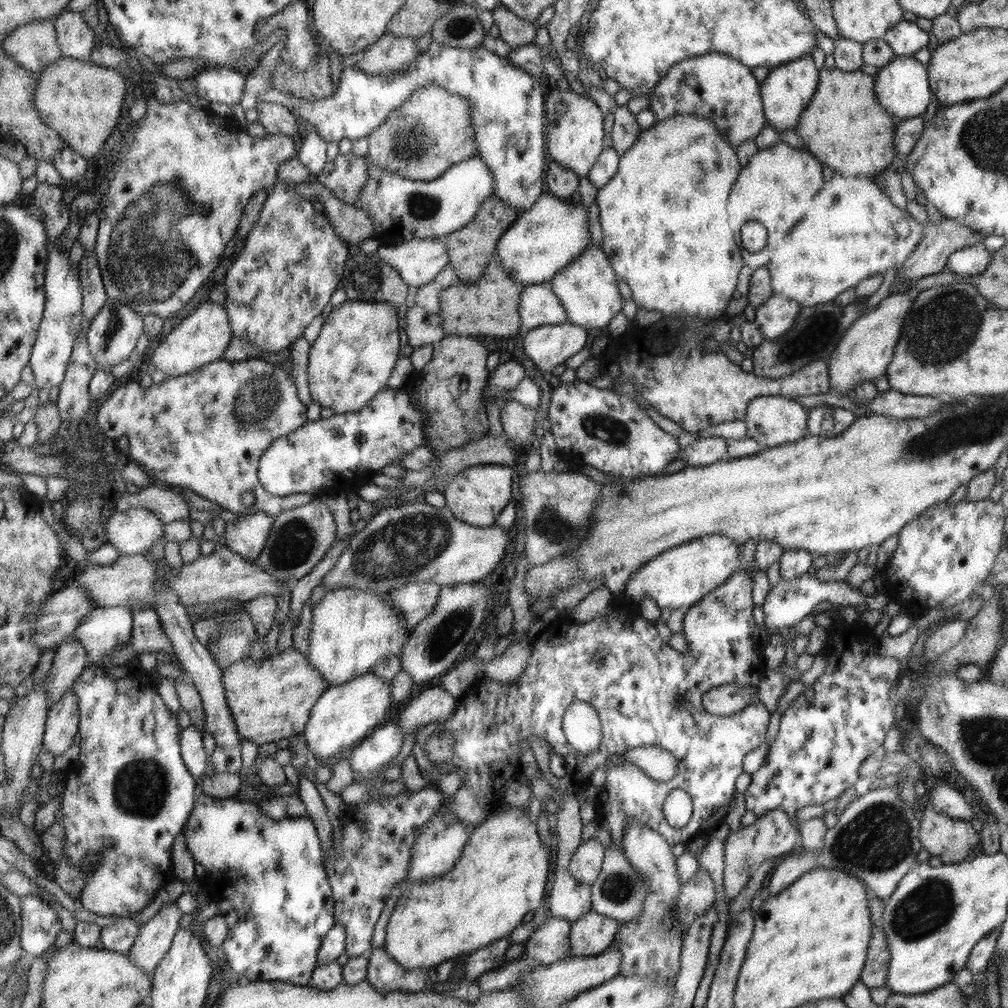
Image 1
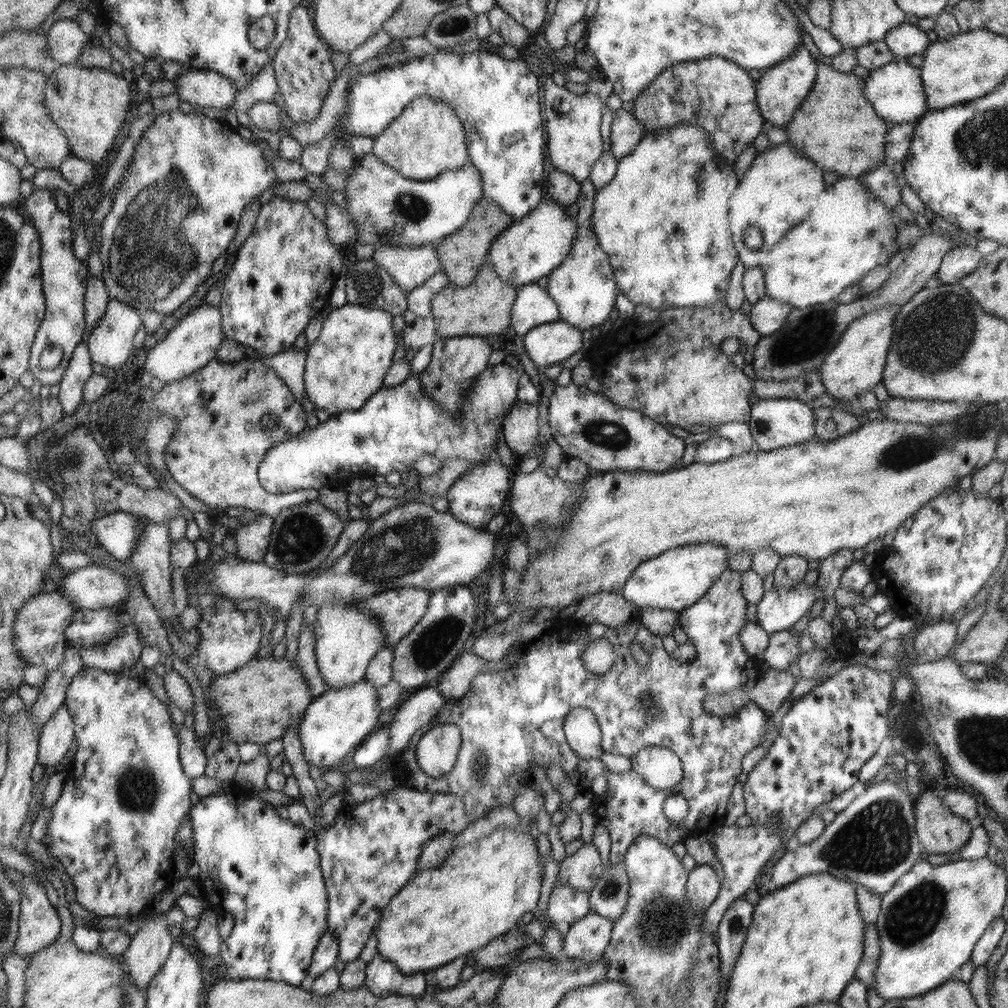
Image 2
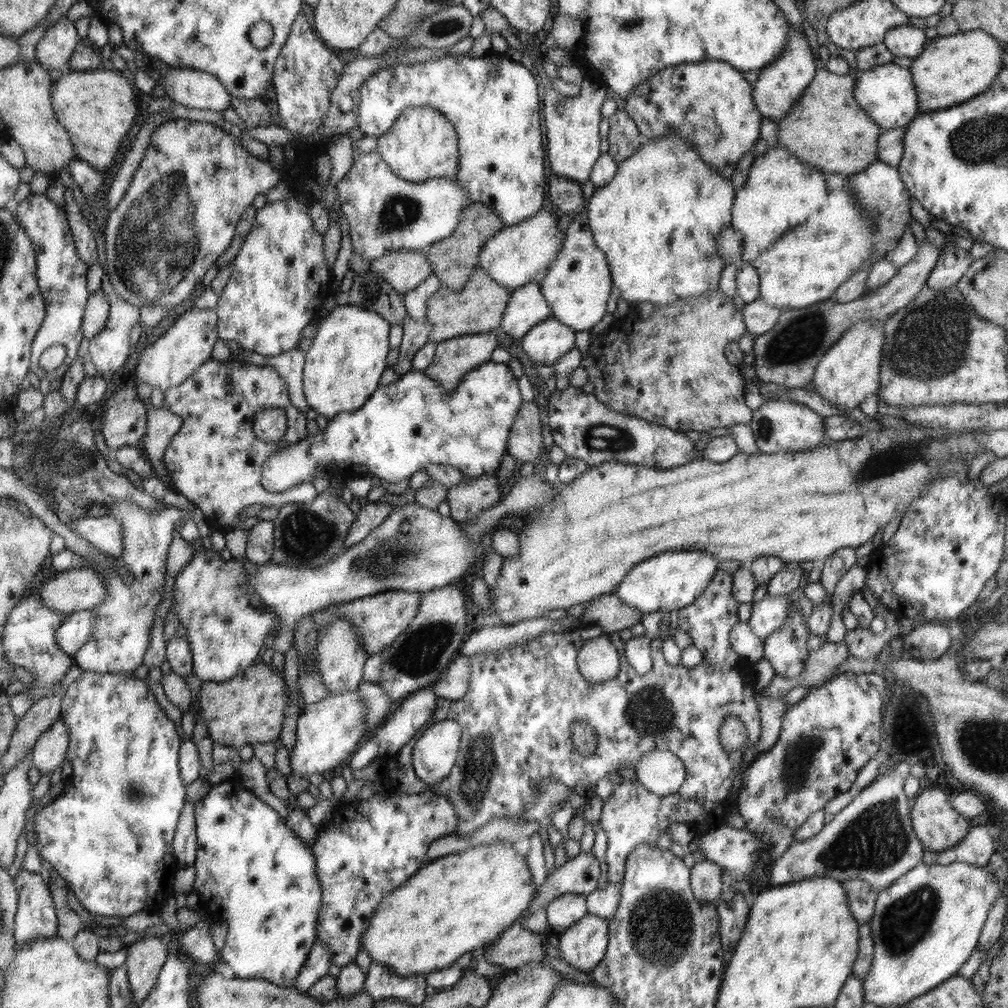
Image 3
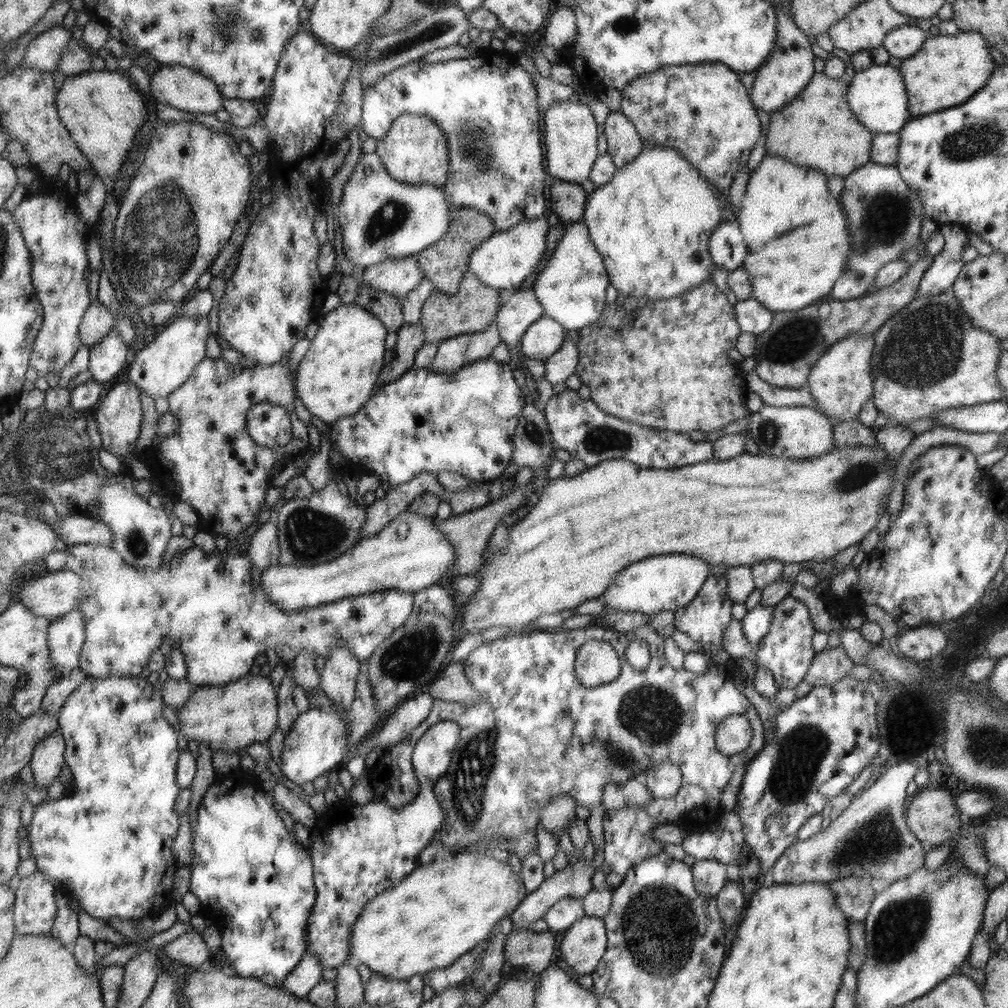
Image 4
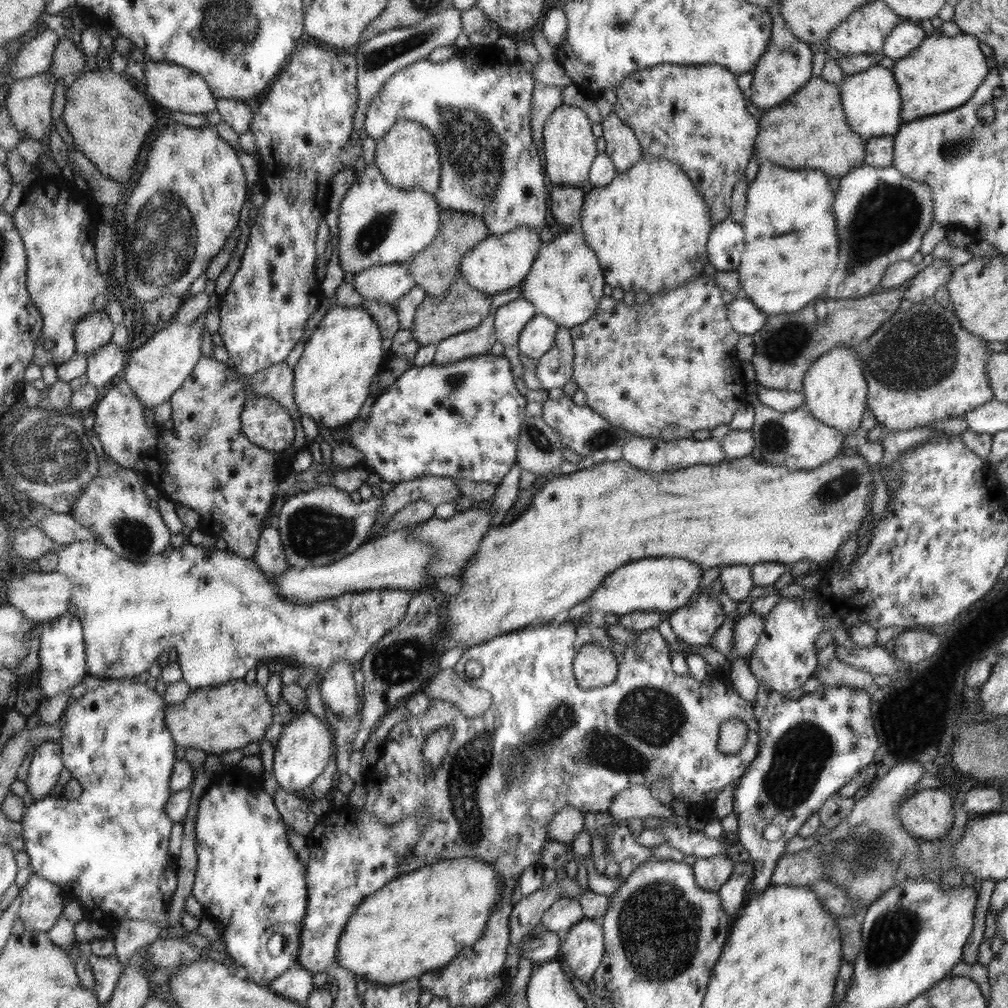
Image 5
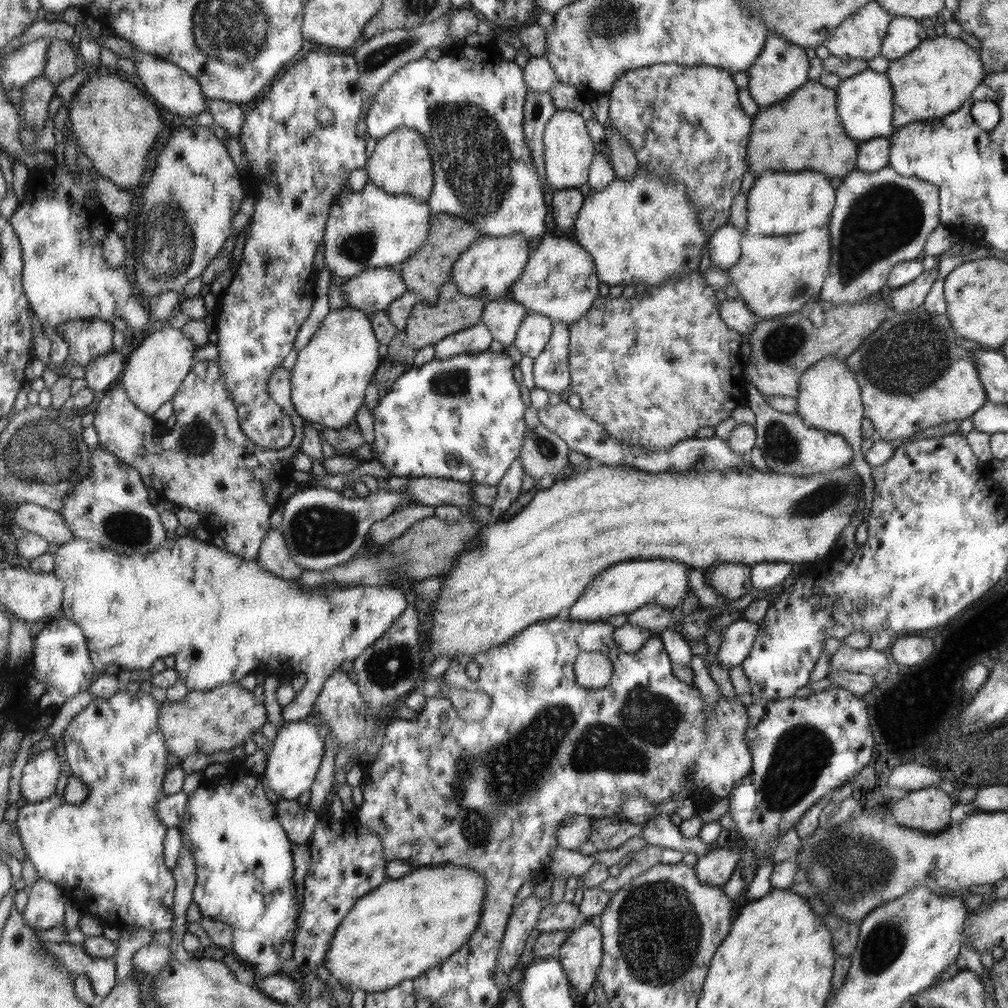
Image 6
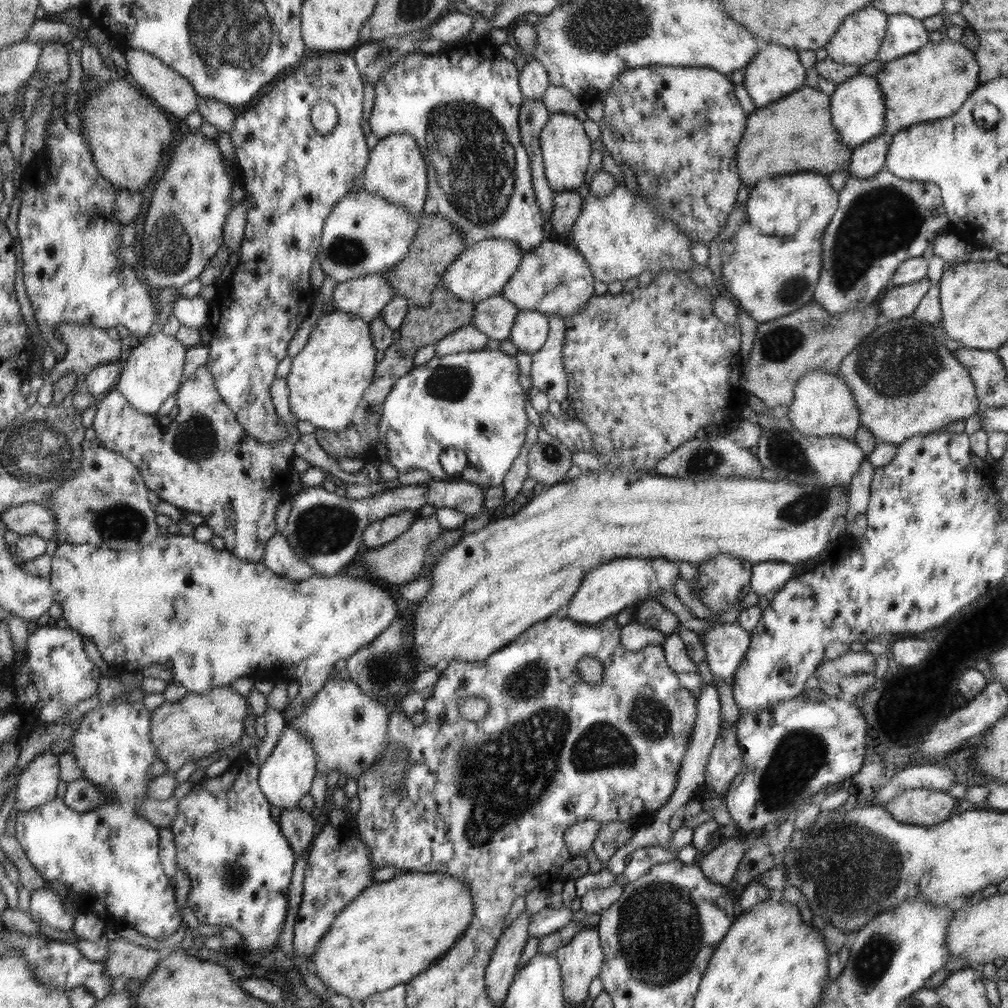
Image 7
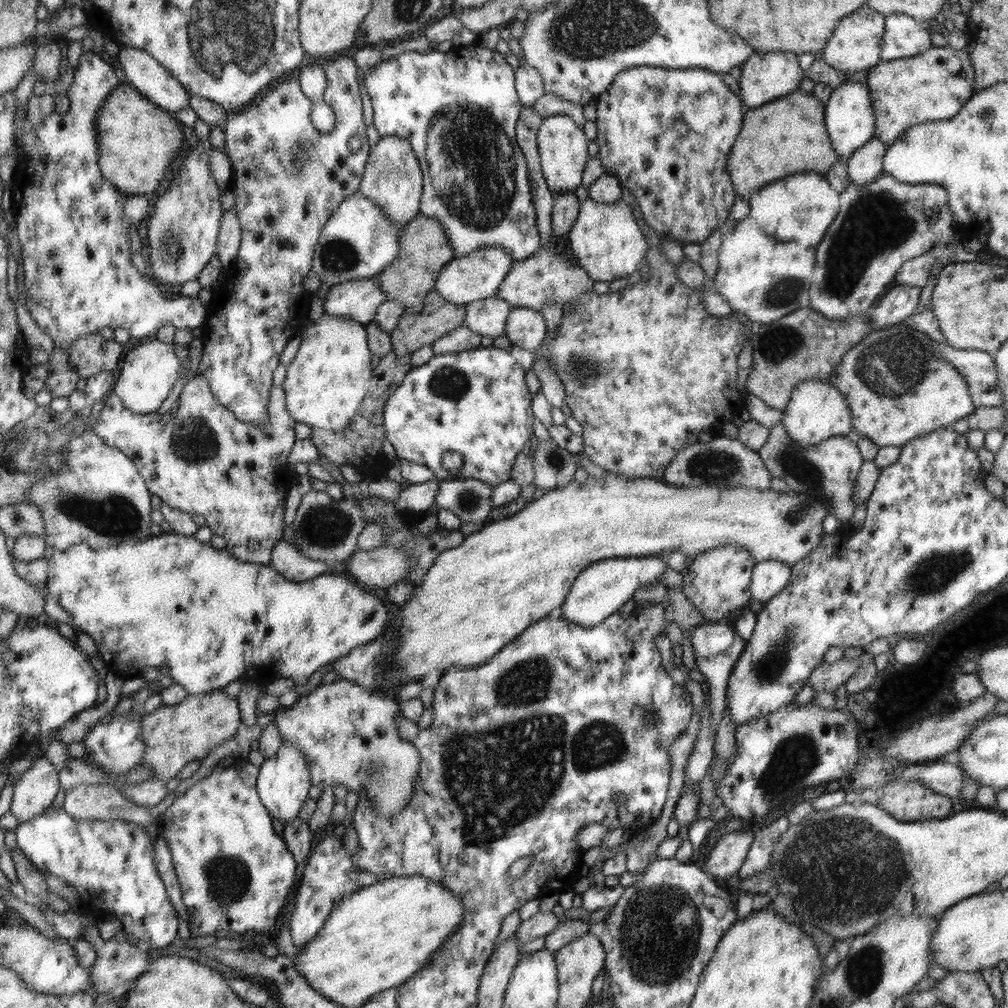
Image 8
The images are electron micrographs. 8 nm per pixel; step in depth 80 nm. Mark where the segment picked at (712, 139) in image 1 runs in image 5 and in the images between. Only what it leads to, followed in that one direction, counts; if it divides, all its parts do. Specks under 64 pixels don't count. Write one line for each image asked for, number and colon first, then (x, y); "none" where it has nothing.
2: (664, 219)
3: (658, 220)
4: (652, 222)
5: (649, 227)

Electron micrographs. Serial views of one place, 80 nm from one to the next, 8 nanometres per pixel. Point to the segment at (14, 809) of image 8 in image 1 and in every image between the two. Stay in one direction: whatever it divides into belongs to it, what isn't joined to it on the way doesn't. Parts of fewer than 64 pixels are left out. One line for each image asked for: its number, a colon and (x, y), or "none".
1: (62, 723)
2: (56, 736)
3: (50, 751)
4: (46, 763)
5: (45, 764)
6: (38, 782)
7: (37, 784)

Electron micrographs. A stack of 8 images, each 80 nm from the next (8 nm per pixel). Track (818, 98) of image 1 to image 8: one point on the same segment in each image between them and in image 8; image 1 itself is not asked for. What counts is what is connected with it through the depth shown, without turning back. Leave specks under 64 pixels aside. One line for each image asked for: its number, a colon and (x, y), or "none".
2: (835, 127)
3: (826, 128)
4: (817, 130)
5: (809, 131)
6: (803, 132)
7: (794, 134)
8: (786, 136)

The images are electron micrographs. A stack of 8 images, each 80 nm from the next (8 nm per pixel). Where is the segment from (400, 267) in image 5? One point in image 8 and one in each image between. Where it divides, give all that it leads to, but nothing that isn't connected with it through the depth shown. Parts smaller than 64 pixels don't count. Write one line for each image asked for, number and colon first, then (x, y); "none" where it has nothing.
6: (376, 289)
7: (367, 297)
8: (358, 300)

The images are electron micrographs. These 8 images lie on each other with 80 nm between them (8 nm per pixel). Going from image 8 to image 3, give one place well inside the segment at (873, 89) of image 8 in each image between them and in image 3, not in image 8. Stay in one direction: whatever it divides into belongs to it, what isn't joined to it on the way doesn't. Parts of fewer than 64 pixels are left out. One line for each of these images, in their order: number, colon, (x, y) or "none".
3: (950, 70)
4: (947, 70)
5: (943, 73)
6: (935, 79)
7: (934, 82)

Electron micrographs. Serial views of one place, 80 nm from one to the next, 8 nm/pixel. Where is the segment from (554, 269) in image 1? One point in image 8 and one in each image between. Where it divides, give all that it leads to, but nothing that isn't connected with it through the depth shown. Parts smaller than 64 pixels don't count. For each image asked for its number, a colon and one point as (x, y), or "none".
2: (531, 248)
3: (518, 255)
4: (509, 258)
5: (499, 262)
6: (487, 270)
7: (482, 271)
8: (477, 276)

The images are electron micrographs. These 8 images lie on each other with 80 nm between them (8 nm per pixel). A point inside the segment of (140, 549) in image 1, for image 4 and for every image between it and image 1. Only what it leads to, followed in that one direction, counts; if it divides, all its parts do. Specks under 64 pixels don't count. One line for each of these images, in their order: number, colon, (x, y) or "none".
2: (117, 533)
3: (105, 532)
4: (72, 529)

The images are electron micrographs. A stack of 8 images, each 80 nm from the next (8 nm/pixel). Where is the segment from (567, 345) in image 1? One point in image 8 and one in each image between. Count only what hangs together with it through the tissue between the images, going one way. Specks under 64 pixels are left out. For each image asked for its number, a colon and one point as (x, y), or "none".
2: (551, 343)
3: (546, 342)
4: (546, 336)
5: (539, 335)
6: (535, 332)
7: (530, 329)
8: (526, 328)

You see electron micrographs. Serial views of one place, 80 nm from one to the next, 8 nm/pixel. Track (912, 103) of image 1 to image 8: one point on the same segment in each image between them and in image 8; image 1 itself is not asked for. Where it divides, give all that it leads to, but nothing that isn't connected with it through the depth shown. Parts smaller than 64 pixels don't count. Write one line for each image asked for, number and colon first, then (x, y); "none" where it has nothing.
2: (895, 91)
3: (887, 93)
4: (876, 96)
5: (871, 101)
6: (864, 102)
7: (857, 108)
8: (849, 118)

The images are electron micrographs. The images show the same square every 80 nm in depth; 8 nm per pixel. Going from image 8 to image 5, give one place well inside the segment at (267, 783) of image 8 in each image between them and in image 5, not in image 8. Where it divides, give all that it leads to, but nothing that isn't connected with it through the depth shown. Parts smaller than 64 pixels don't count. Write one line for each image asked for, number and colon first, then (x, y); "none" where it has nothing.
5: (305, 747)
6: (292, 763)
7: (287, 775)

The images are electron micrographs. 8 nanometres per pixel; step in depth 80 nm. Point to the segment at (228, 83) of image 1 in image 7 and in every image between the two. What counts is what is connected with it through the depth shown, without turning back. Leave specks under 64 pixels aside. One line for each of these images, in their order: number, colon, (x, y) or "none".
2: (207, 88)
3: (196, 89)
4: (185, 89)
5: (174, 87)
6: (172, 87)
7: (165, 86)

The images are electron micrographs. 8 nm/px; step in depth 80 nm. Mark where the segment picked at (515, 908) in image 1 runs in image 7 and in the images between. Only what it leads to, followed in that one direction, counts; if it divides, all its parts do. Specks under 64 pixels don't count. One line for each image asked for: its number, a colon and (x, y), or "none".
2: (480, 892)
3: (457, 903)
4: (440, 911)
5: (421, 921)
6: (395, 933)
7: (394, 930)

